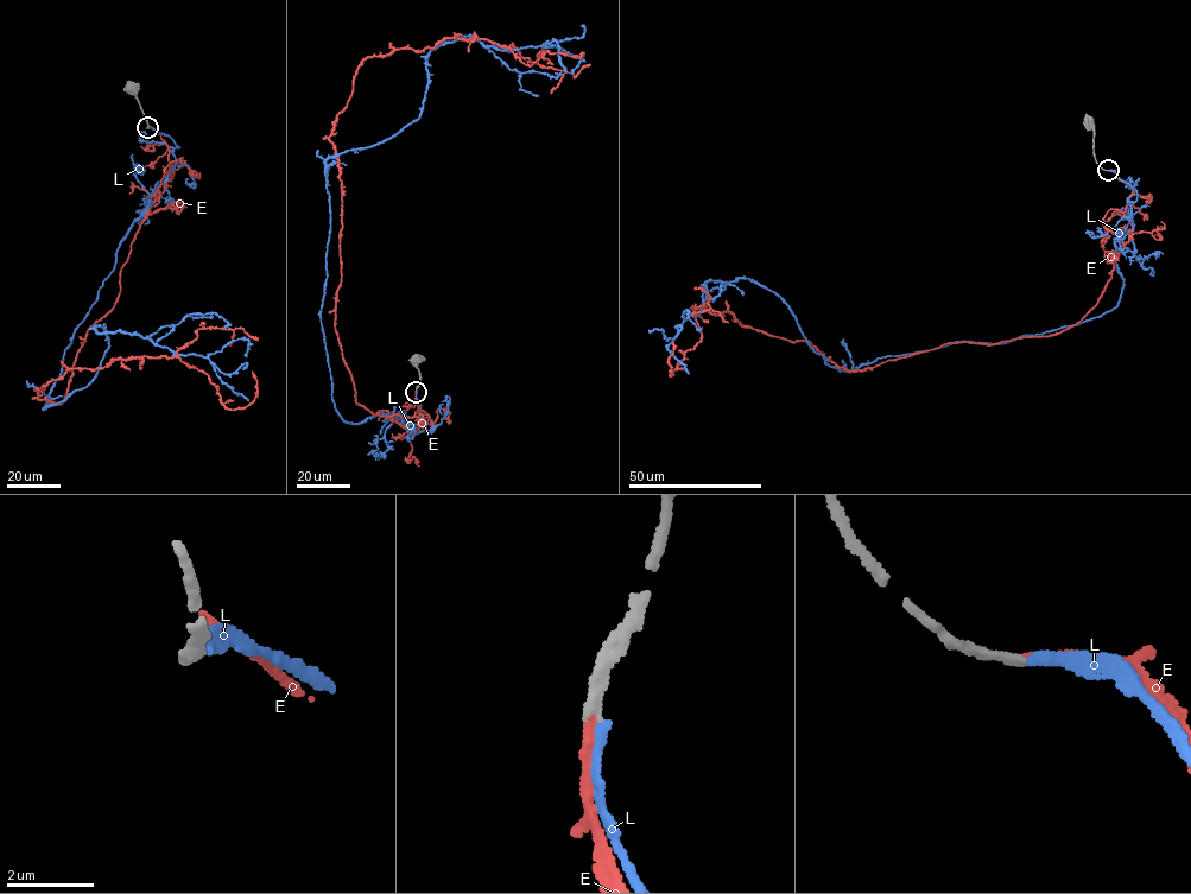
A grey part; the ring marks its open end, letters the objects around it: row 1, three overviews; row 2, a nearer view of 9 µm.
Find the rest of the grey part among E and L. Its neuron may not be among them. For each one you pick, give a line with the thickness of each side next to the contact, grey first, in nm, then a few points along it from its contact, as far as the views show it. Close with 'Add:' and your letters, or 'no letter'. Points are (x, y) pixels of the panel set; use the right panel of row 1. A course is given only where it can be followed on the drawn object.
E: 280/240 nm | via (1107, 170), (1132, 188), (1132, 230), (1060, 331), (847, 371), (703, 306), (669, 376), (672, 342)
Add: E

